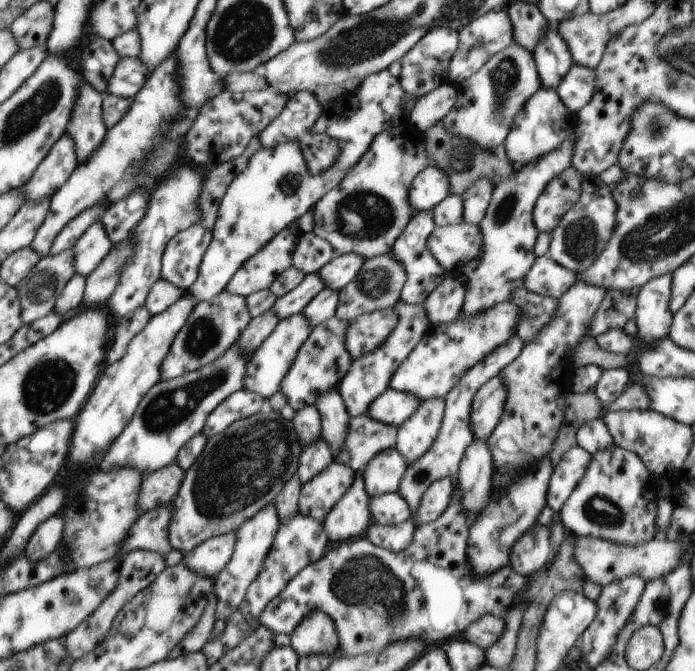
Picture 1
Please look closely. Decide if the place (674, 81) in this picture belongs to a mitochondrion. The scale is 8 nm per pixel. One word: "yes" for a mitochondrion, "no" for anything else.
yes

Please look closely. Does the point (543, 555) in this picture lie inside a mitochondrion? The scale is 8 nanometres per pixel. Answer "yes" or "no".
no

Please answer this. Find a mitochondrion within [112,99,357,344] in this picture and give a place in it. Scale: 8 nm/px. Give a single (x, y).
(287, 184)

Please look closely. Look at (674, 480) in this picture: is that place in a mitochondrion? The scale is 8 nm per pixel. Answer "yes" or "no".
no

